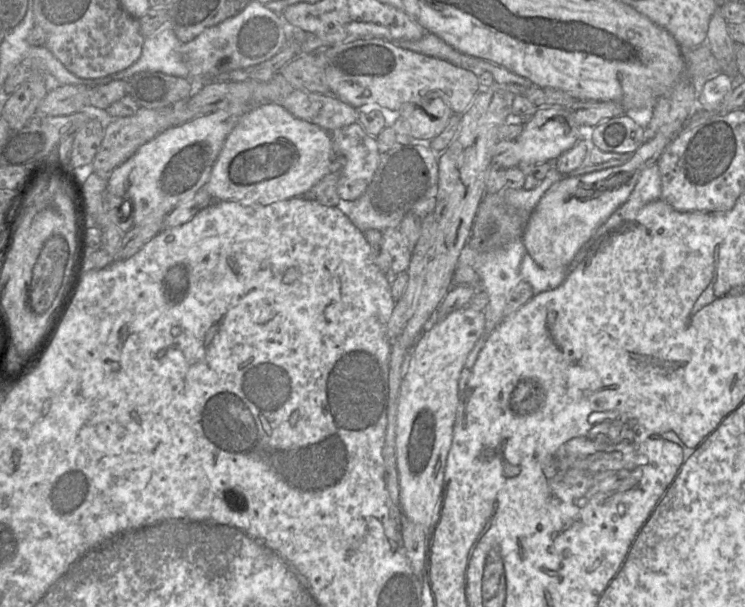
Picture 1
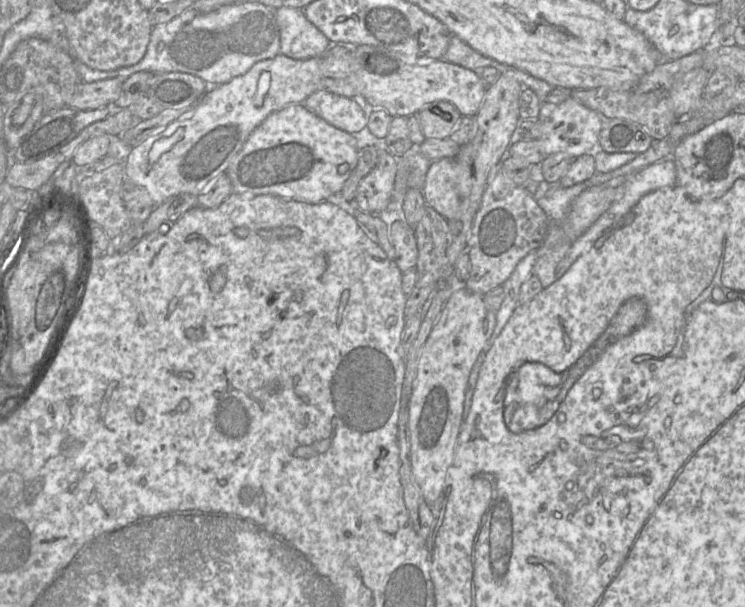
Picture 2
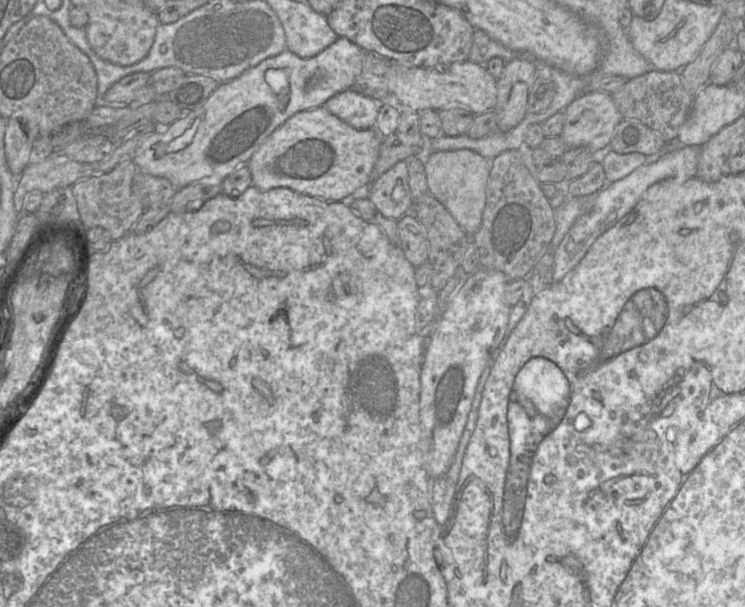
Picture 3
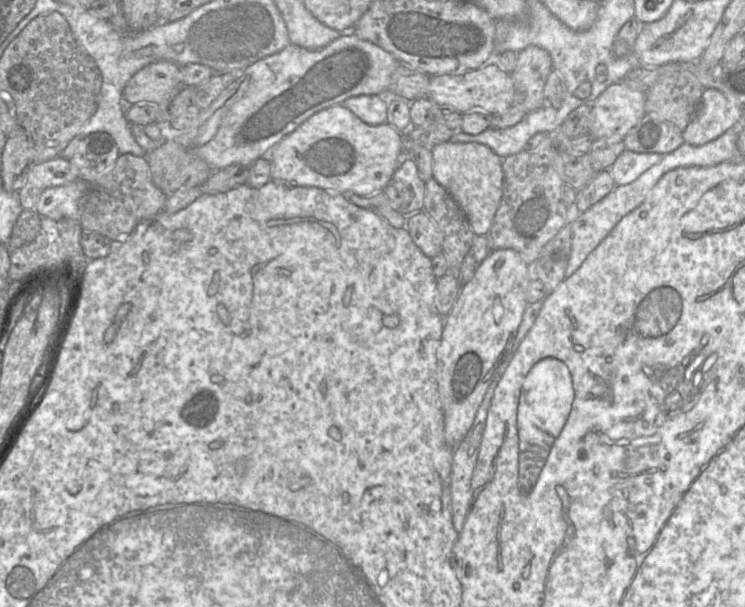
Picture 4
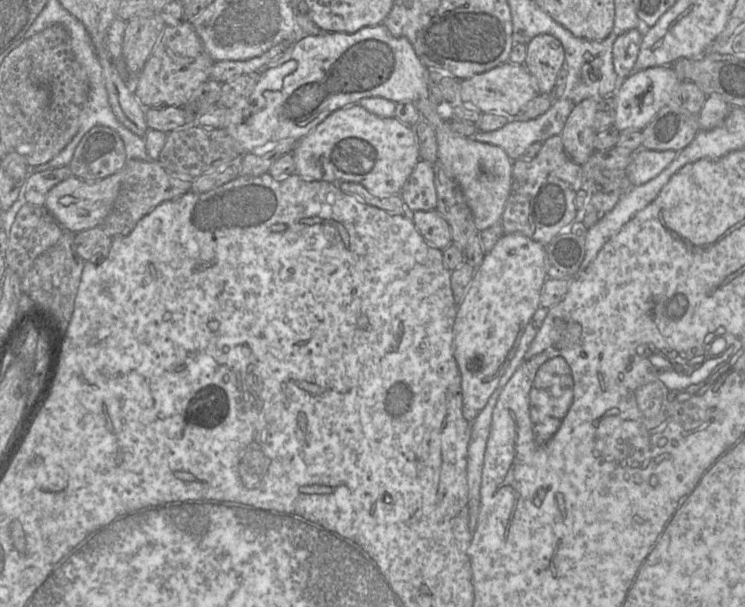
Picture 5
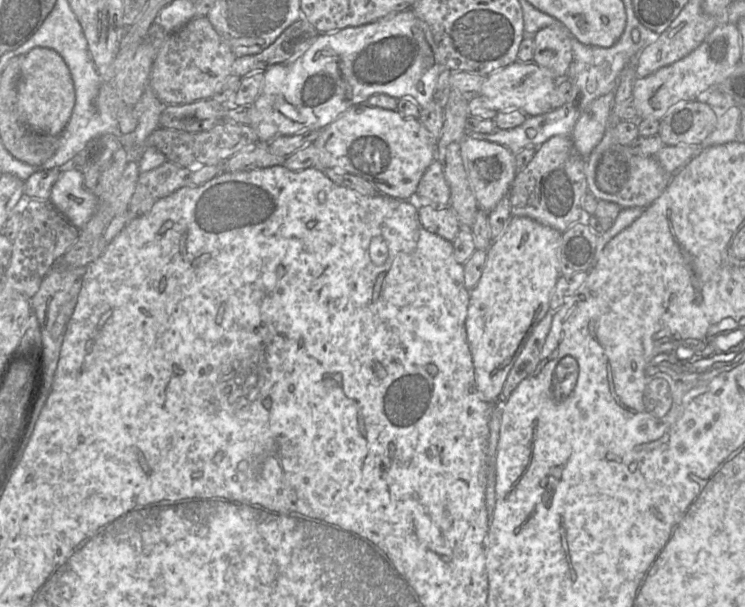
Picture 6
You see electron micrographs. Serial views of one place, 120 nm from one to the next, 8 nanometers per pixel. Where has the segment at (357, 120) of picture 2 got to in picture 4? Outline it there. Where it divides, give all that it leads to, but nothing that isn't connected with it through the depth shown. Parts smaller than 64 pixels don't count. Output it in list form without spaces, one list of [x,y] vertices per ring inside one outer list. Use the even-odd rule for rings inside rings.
[[[385,94],[358,95],[341,103],[360,120],[369,125],[381,125],[387,122],[388,101]]]

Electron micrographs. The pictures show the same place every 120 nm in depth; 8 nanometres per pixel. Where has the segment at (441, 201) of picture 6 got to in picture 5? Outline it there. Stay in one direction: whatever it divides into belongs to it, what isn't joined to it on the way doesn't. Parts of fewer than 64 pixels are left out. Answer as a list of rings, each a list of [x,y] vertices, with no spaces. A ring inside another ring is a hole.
[[[420,159],[398,195],[408,212],[435,210],[437,193],[433,165]]]

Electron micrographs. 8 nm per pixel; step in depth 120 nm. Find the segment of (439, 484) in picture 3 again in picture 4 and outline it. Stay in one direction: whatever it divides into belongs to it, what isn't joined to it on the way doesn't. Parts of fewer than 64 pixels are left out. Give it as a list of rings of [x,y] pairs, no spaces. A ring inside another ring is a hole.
[[[496,376],[488,386],[474,422],[460,444],[454,448],[451,471],[452,513],[455,529],[462,530],[471,501],[471,481],[486,427],[491,399],[499,381]]]

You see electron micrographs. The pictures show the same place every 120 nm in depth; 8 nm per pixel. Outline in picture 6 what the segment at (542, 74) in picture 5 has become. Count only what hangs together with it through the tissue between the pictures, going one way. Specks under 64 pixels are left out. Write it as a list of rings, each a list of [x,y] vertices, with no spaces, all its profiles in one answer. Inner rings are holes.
[[[546,27],[533,35],[533,62],[549,70],[557,79],[566,76],[569,65],[573,61],[571,34],[566,27]]]

